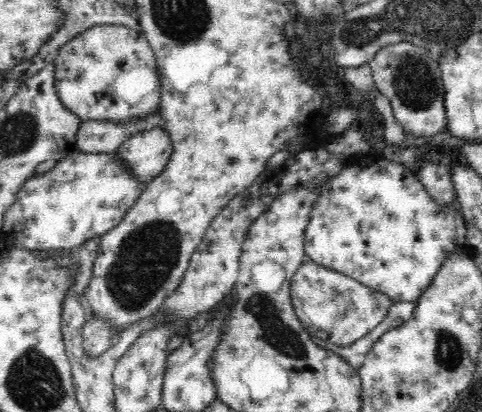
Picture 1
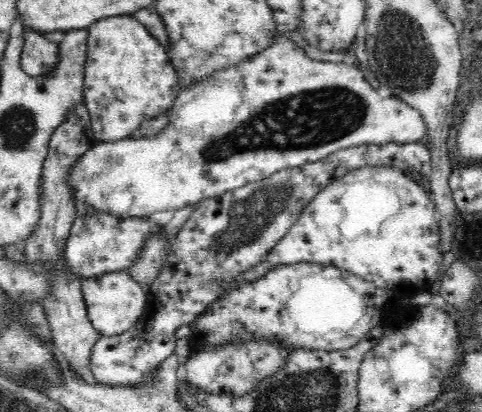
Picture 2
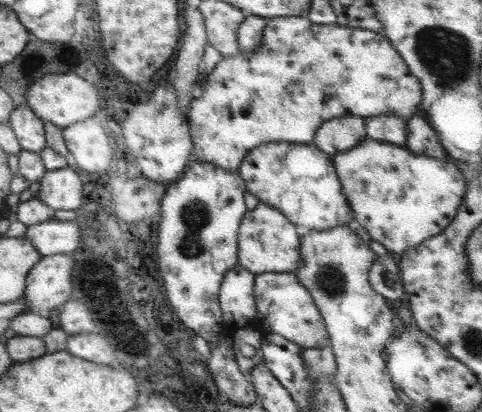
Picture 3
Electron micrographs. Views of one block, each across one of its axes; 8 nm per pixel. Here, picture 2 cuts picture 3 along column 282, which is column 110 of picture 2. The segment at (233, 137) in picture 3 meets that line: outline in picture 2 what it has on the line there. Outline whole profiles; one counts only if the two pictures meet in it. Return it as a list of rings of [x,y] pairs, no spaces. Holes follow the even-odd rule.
[[[116,16],[116,18],[104,18],[88,28],[88,58],[86,58],[86,72],[84,72],[84,104],[90,112],[94,138],[102,144],[106,142],[120,142],[130,140],[136,136],[140,126],[158,116],[158,114],[170,114],[172,104],[178,98],[180,92],[178,74],[176,68],[170,62],[170,56],[166,48],[154,38],[148,28],[136,20],[134,16]]]

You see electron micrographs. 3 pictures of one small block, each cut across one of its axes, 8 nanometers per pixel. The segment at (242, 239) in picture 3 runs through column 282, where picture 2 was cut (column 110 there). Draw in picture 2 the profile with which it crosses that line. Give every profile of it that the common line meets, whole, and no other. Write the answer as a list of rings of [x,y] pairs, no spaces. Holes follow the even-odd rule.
[[[94,214],[94,216],[78,216],[70,230],[70,238],[64,248],[64,266],[68,266],[78,282],[96,278],[102,274],[124,272],[134,266],[136,256],[140,254],[146,238],[164,226],[154,226],[148,218],[114,218],[108,214]]]

